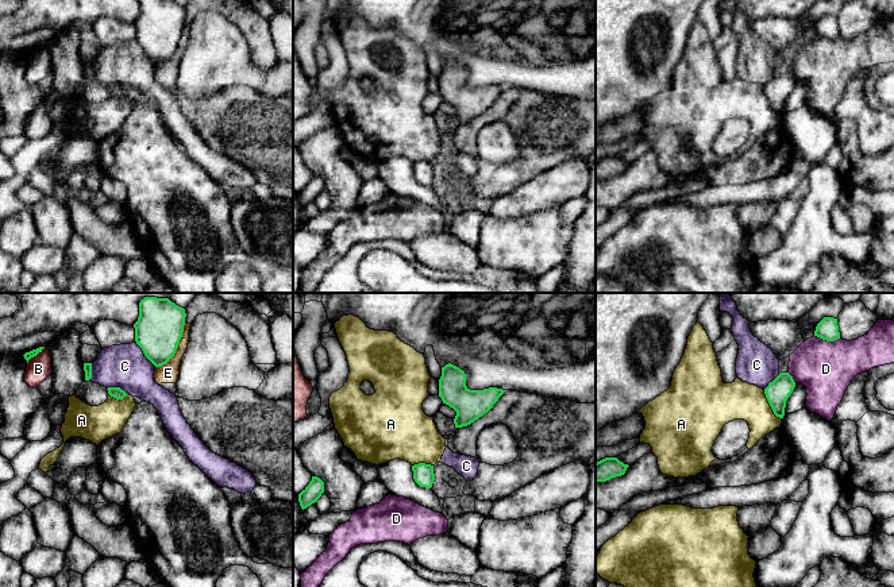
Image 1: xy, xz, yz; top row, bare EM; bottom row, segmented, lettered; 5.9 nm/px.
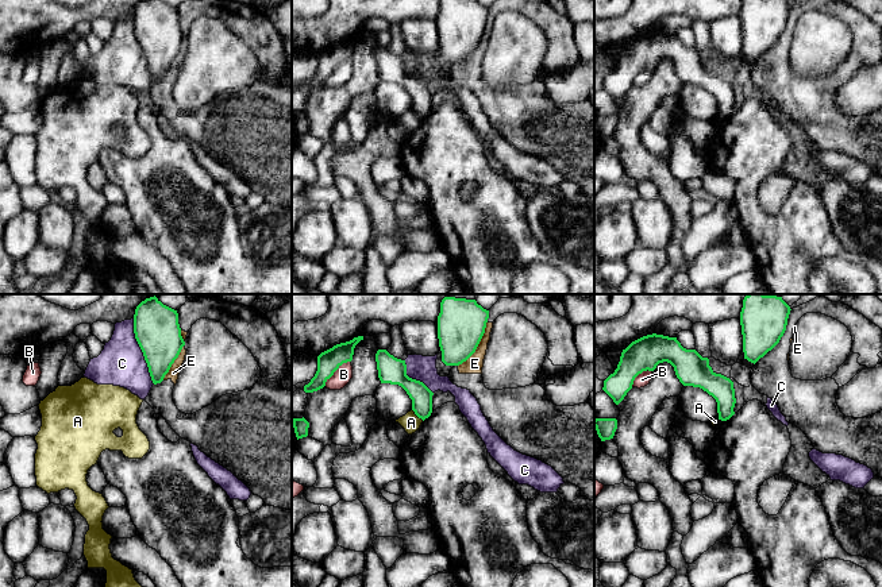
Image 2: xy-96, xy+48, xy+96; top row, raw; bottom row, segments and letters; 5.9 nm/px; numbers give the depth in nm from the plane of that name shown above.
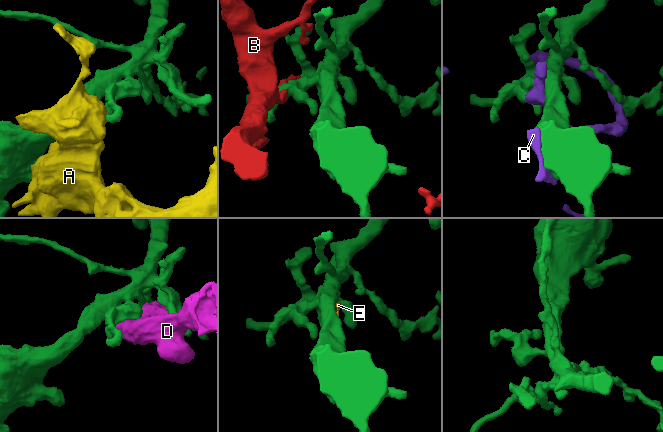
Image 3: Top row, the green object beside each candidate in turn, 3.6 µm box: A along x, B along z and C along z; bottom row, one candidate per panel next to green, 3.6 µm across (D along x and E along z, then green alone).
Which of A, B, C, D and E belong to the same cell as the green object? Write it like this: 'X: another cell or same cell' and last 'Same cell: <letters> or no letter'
A: another cell
B: another cell
C: another cell
D: another cell
E: another cell
Same cell: no letter

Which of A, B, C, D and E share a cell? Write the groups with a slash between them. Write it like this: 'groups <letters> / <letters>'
groups A / B / C / D E

